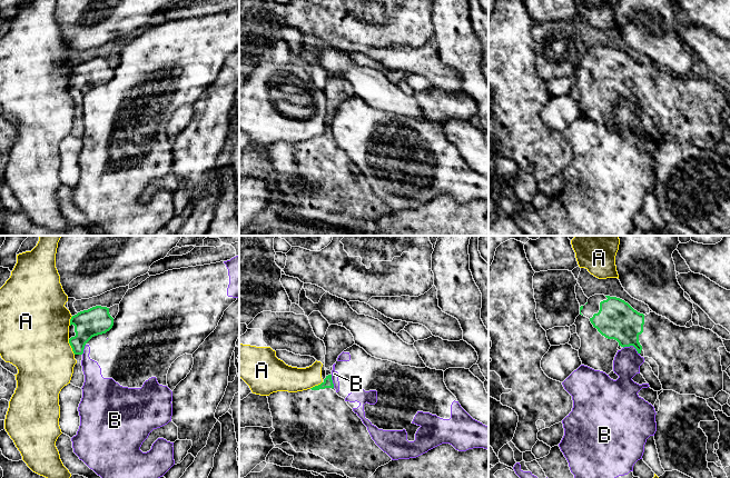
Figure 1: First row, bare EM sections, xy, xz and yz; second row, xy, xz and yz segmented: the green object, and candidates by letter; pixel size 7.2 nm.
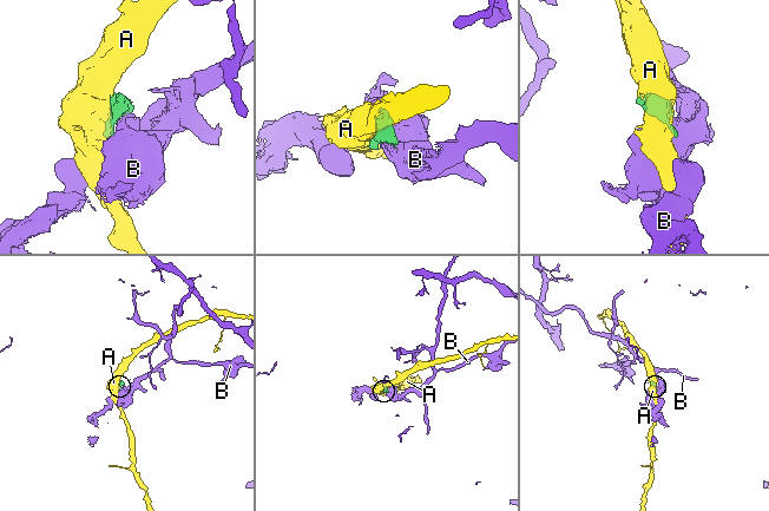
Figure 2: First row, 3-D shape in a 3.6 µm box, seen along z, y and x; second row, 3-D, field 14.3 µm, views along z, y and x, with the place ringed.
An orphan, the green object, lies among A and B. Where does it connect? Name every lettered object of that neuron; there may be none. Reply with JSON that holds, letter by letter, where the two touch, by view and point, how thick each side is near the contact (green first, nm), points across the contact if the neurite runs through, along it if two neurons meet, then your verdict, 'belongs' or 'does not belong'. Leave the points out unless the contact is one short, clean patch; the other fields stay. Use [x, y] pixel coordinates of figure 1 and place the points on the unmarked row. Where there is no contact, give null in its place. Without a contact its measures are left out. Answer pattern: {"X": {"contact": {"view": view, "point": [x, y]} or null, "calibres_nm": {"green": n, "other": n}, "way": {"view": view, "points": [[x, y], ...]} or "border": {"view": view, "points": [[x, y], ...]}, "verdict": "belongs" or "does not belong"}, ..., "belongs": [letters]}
{"A": {"contact": {"view": "xy", "point": [71, 98]}, "calibres_nm": {"green": 200, "other": 460}, "verdict": "does not belong"}, "B": {"contact": {"view": "yz", "point": [632, 96]}, "calibres_nm": {"green": 280, "other": 200}, "border": {"view": "yz", "points": [[623, 98], [632, 97], [639, 105]]}, "verdict": "does not belong"}, "belongs": []}

